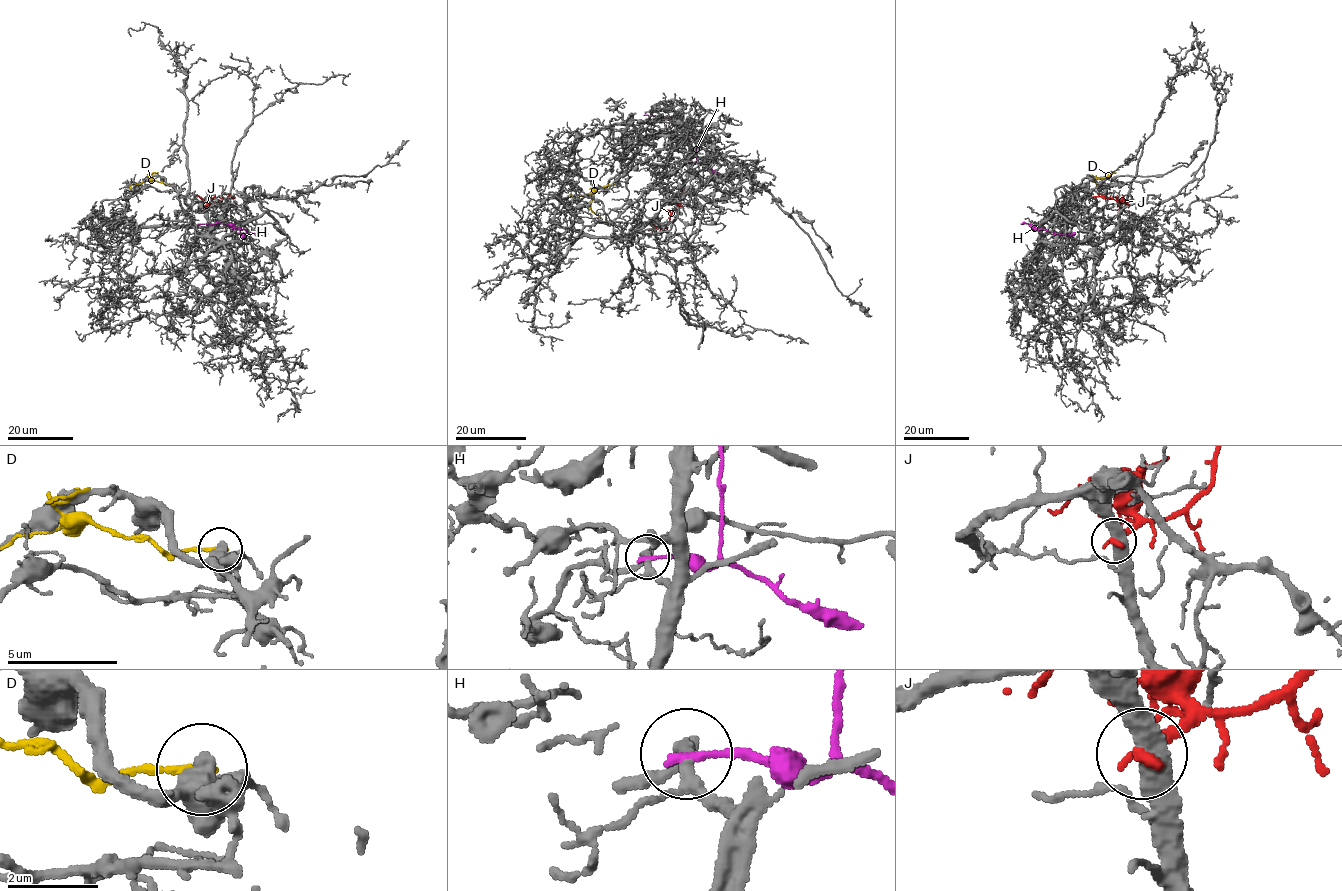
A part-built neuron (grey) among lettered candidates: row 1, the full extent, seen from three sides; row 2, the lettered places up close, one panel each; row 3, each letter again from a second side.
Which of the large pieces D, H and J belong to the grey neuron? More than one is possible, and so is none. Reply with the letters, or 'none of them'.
none of them

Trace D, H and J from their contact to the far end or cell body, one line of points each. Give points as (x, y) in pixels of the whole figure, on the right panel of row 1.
D: (1085, 183), (1116, 172)
H: (1064, 233), (1066, 235), (1021, 224)
J: (1127, 206), (1099, 196), (1090, 197)

